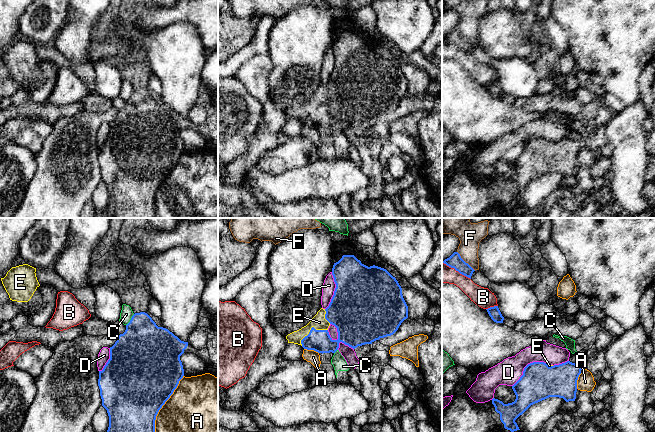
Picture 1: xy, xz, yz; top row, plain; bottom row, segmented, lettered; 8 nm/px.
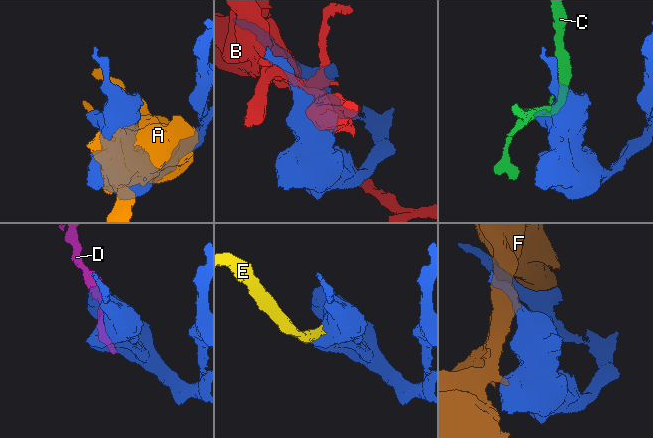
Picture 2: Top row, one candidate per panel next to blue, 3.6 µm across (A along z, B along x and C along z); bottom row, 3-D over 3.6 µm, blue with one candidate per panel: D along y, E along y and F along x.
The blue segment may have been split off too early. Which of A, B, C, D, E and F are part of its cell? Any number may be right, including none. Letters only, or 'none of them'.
E

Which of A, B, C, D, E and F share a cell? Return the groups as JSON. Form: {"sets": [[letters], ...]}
{"sets": [["A"], ["B"], ["C"], ["D"], ["E"], ["F"]]}

